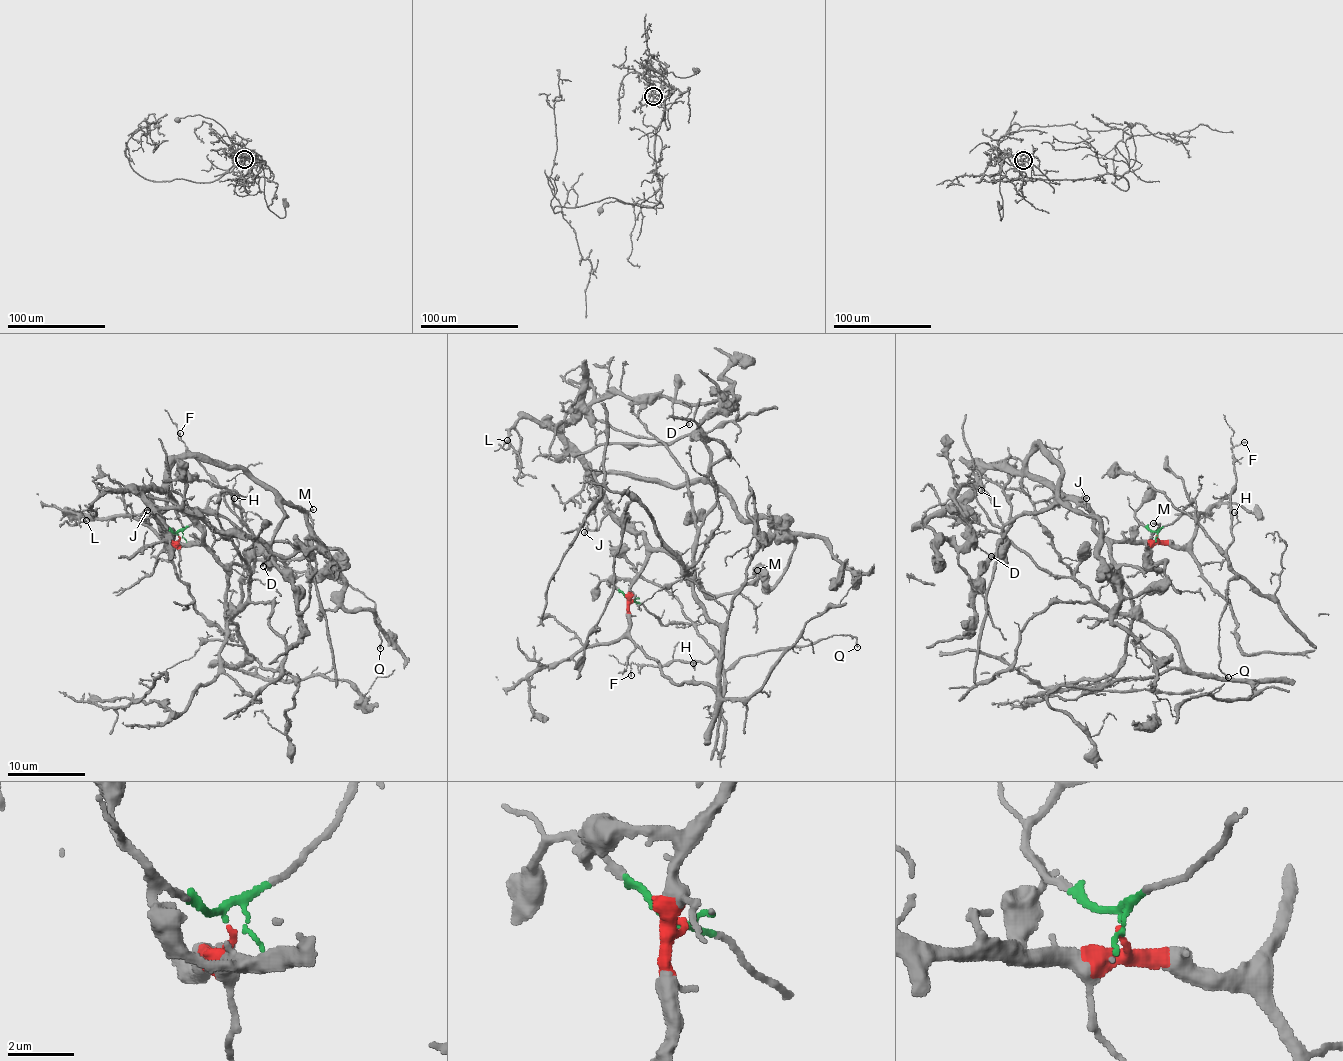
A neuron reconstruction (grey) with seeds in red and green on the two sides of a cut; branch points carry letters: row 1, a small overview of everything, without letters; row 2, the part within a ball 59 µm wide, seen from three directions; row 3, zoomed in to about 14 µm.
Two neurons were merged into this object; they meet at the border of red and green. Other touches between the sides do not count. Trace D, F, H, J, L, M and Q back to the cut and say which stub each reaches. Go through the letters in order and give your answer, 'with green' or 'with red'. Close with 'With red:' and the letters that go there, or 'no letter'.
D: with red
F: with green
H: with green
J: with red
L: with red
M: with red
Q: with green
With red: D, J, L, M

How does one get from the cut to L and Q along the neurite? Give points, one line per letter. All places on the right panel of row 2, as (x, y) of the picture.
L: (1156, 534), (1156, 540), (1107, 541), (1092, 515), (1068, 496), (1027, 477), (967, 462), (990, 480), (980, 490)
Q: (1156, 534), (1195, 502), (1200, 528), (1238, 576), (1225, 592), (1219, 631), (1218, 666), (1228, 678)

